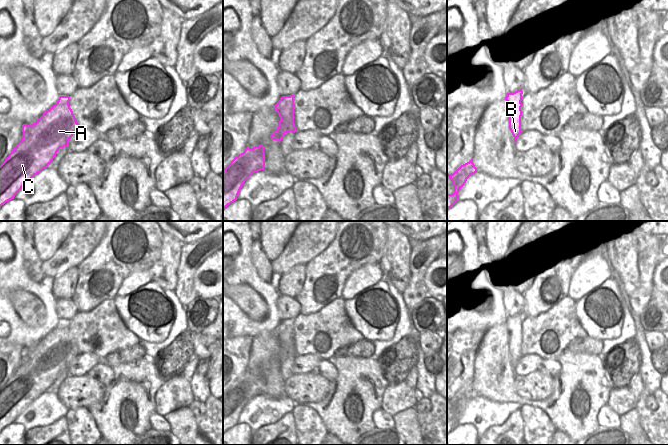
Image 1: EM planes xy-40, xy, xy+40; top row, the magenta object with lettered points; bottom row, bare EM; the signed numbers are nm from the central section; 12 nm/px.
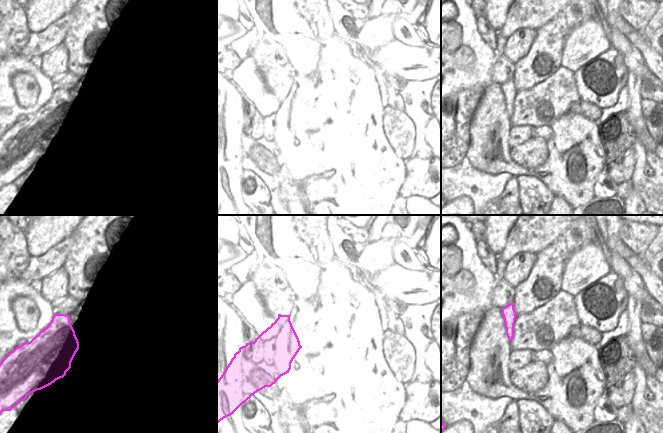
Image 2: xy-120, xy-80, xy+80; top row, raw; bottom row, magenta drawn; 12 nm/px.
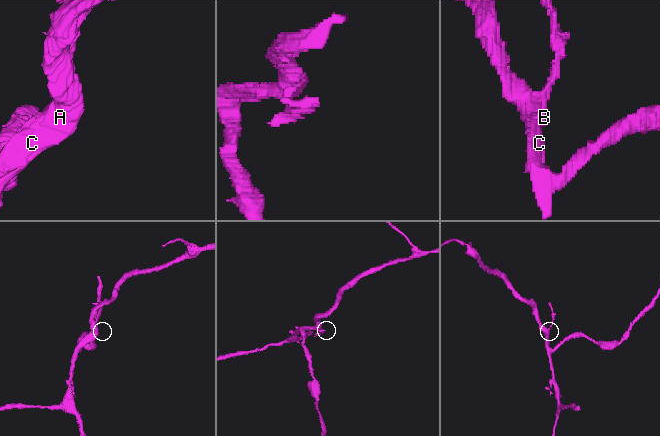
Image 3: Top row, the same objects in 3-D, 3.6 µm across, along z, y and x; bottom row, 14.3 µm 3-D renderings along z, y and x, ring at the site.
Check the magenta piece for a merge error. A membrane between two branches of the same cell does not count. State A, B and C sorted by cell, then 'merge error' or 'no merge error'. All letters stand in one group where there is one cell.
A C / B; merge error

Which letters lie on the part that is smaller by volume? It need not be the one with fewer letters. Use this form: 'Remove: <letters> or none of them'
Remove: B

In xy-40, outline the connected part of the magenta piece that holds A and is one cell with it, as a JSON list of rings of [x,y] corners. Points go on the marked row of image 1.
[[[60,96],[57,103],[49,110],[45,111],[43,115],[37,119],[36,123],[31,125],[23,124],[23,137],[21,141],[14,147],[9,156],[0,165],[0,208],[6,202],[14,199],[15,195],[29,180],[40,173],[43,169],[47,168],[60,148],[67,147],[69,151],[69,140],[75,133],[81,130],[73,111],[70,108],[69,101],[69,96]]]

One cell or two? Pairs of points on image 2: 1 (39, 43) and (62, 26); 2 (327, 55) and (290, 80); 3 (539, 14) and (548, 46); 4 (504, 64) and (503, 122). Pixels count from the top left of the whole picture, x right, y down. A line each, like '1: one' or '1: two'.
1: one
2: two
3: two
4: two

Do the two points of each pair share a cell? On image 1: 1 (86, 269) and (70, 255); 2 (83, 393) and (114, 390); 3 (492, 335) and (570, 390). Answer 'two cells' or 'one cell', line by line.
1: two cells
2: two cells
3: one cell

